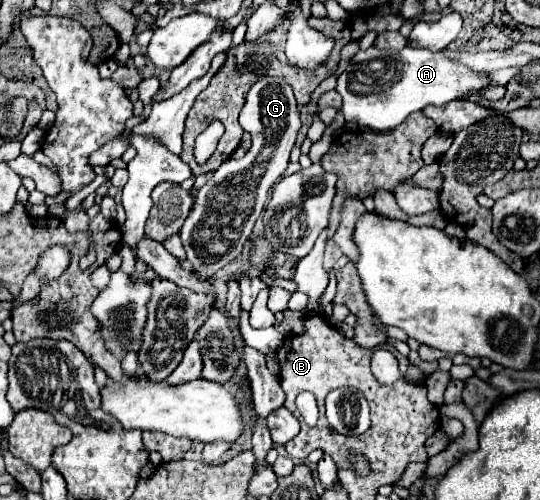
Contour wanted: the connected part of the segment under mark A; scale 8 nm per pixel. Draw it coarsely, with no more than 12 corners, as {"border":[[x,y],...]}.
{"border":[[412,47],[358,51],[338,77],[346,121],[372,131],[490,87]]}

